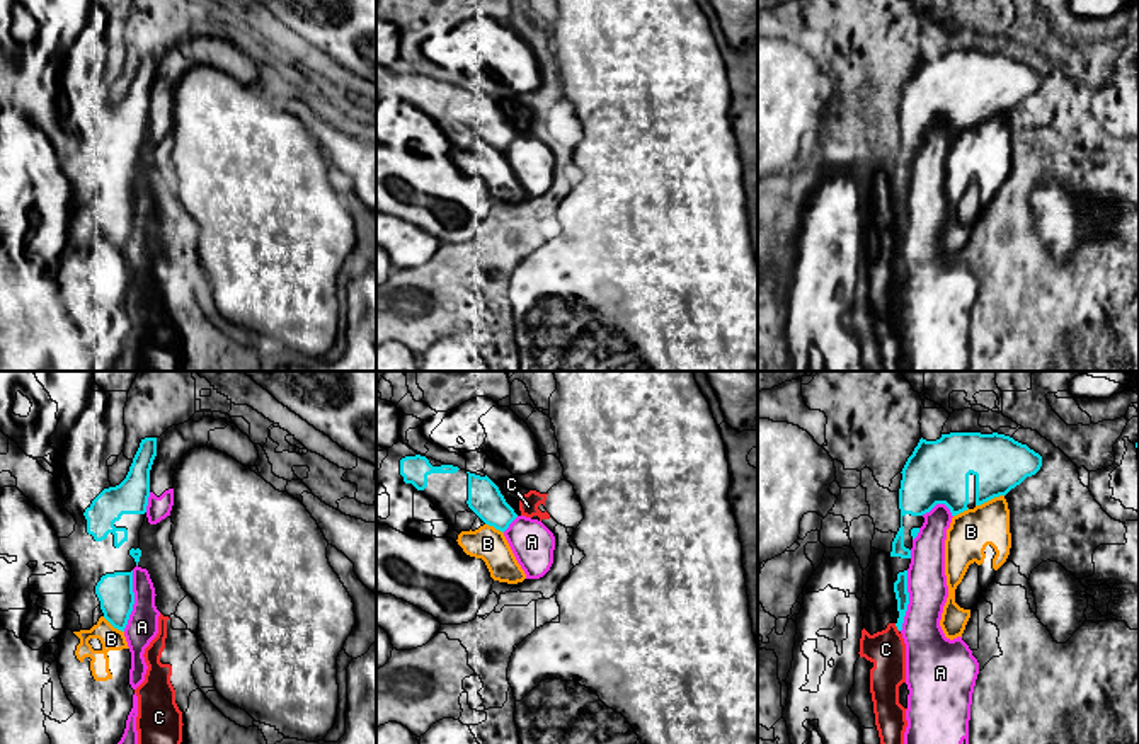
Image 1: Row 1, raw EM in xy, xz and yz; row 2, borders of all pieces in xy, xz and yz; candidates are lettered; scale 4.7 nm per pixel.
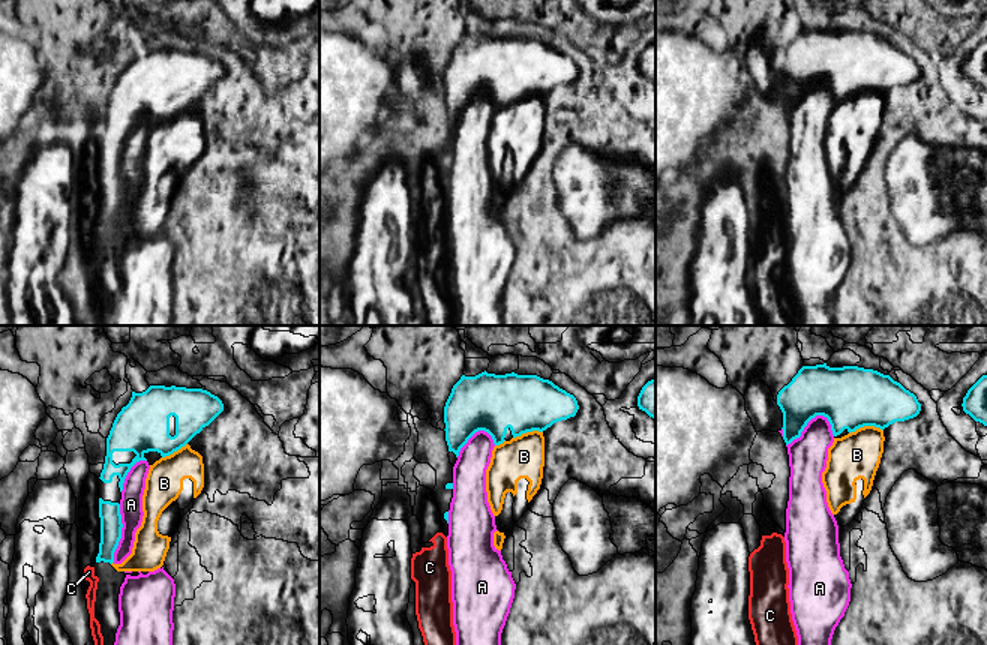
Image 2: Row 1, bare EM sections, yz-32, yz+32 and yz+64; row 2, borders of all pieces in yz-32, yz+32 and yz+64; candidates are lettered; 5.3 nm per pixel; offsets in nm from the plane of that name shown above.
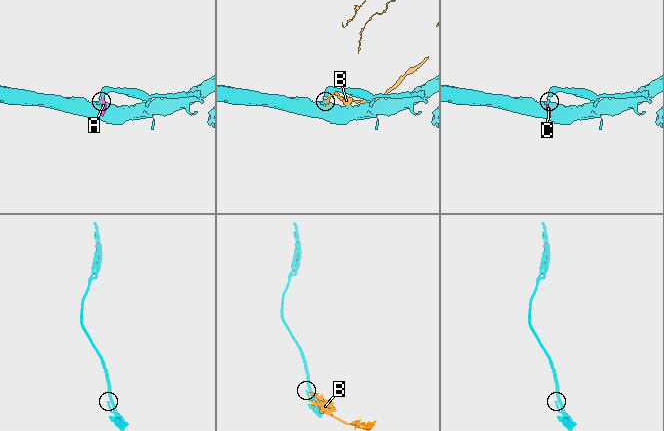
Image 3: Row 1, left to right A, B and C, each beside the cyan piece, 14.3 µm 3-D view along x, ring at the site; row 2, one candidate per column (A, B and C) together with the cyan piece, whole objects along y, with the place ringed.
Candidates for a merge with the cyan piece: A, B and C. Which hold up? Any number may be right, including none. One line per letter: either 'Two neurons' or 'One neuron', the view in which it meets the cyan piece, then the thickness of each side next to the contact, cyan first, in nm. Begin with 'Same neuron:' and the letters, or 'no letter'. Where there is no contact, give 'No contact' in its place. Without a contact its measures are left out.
Same neuron: no letter
A: Two neurons. Touches cyan in xy. Thickness 170 nm (cyan) against 150 nm
B: Two neurons. Touches cyan in yz. Thickness 260 nm (cyan) against 200 nm
C: Two neurons. Touches cyan in yz. Thickness 60 nm (cyan) against 180 nm

